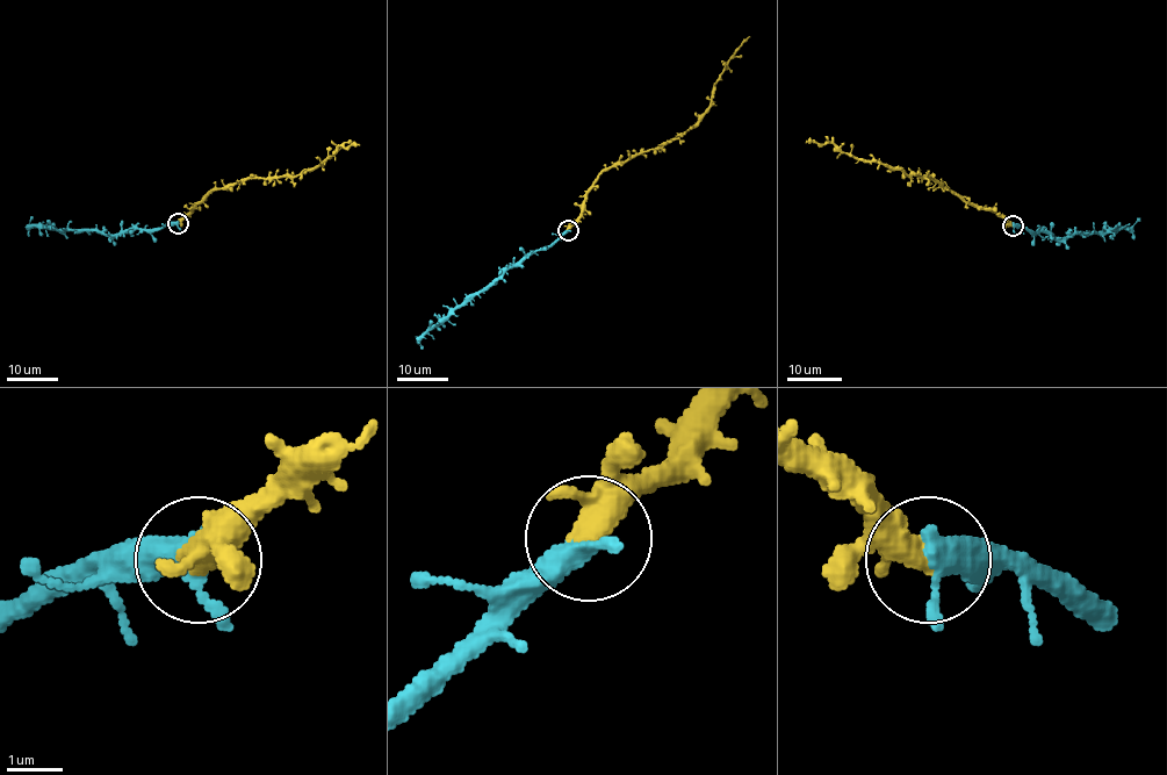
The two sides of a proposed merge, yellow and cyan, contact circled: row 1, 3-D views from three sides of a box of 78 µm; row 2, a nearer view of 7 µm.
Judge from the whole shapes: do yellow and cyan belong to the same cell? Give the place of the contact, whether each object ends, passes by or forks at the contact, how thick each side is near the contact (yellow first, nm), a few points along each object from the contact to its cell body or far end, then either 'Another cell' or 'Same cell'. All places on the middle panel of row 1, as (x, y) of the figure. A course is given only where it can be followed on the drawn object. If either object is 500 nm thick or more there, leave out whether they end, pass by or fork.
Place: (568, 230). At the ring yellow passes by. At the ring cyan passes by. Thickness 400 nm (yellow) against 400 nm. Course of yellow: (567, 230), (581, 212), (588, 188), (604, 171), (662, 148), (696, 122), (710, 103), (720, 73), (749, 36). Course of cyan: (567, 230), (549, 245), (521, 258), (481, 291), (469, 295), (423, 336), (419, 342), (422, 349). Same cell

